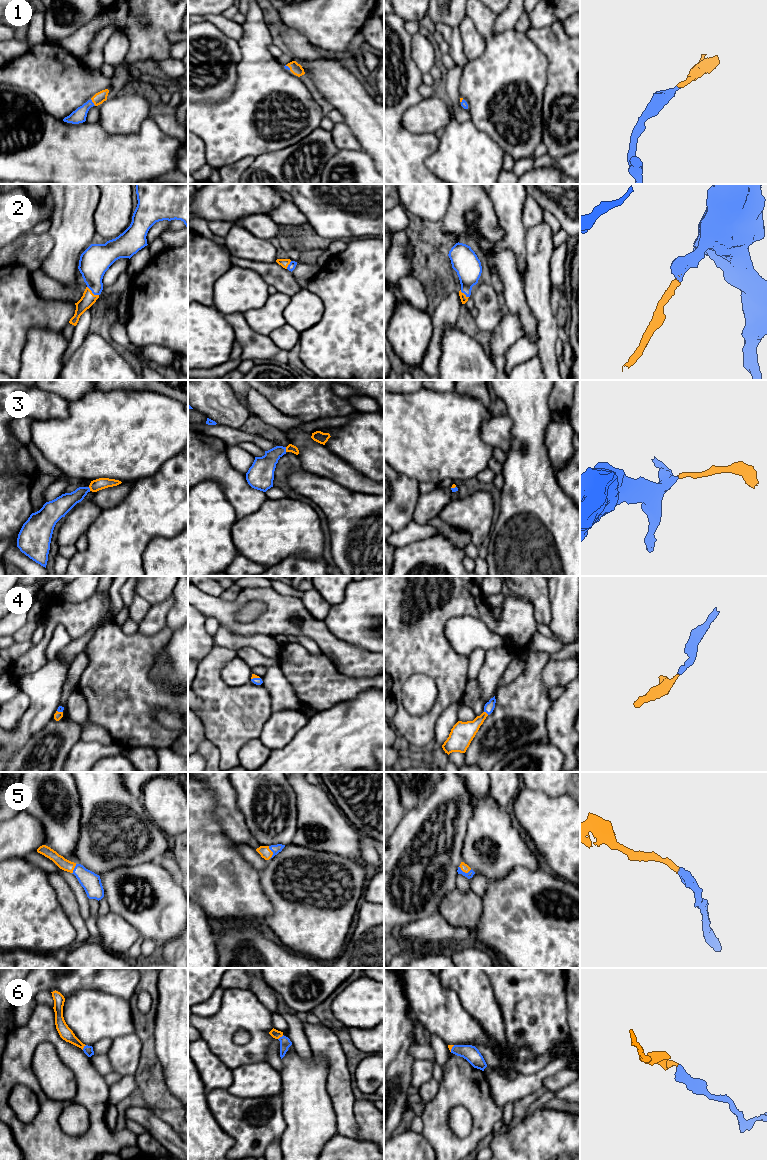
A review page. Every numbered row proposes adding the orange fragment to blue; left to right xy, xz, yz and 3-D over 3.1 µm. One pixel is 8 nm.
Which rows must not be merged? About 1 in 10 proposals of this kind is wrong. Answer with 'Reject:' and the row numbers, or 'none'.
Reject: none

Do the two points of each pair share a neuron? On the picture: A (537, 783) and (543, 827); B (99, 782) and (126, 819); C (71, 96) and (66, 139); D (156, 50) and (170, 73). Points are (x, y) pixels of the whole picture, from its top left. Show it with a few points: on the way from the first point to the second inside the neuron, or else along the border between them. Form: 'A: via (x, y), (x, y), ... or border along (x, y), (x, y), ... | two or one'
A: border along (525, 786), (550, 796), (561, 795) | two
B: via (101, 791), (102, 795), (117, 810) | one
C: border along (43, 106), (54, 117), (62, 120) | two
D: border along (169, 56), (155, 61), (149, 66) | two

